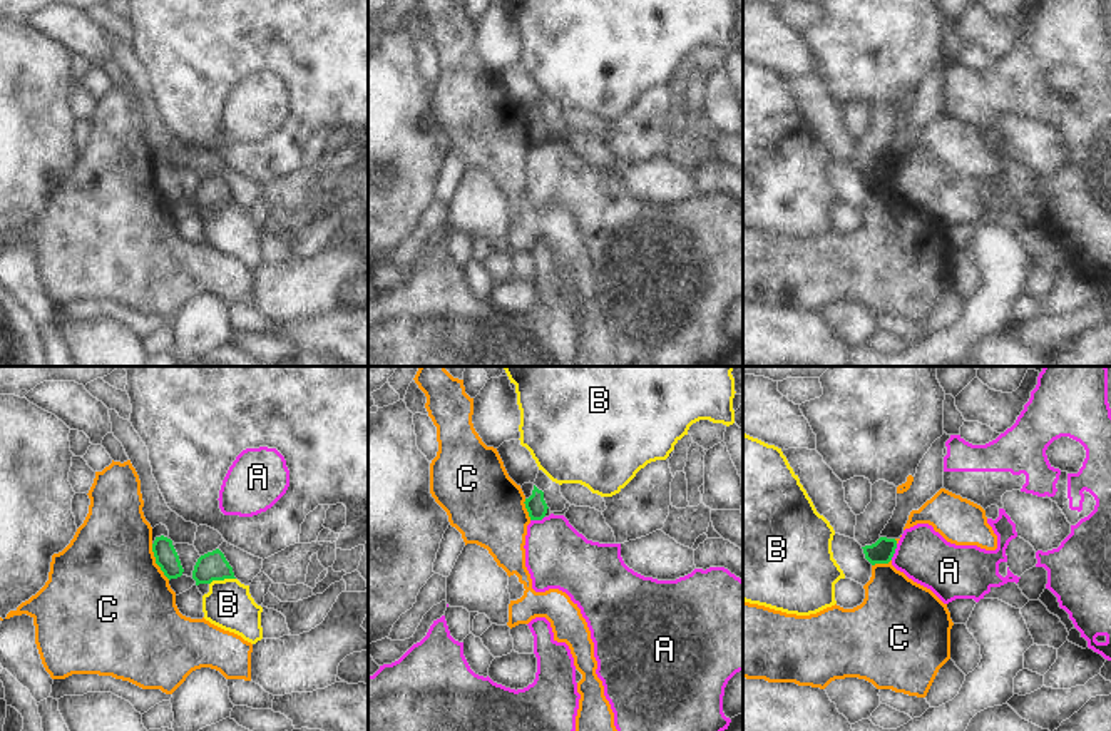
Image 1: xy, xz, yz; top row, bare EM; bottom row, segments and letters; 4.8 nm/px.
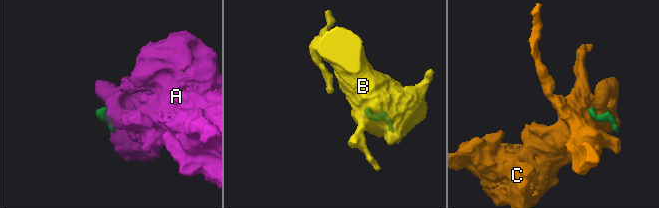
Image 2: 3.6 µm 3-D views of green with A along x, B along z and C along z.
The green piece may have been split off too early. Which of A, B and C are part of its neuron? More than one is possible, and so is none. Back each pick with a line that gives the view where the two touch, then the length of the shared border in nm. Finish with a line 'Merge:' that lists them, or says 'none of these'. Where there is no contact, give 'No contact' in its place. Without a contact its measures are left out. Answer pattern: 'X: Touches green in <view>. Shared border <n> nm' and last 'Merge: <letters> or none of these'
Merge: none of these

